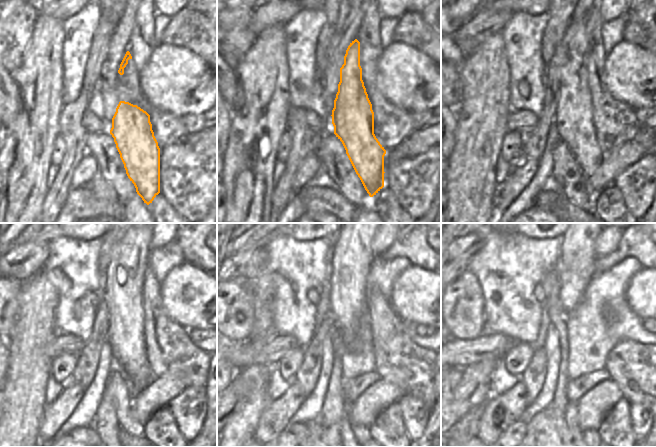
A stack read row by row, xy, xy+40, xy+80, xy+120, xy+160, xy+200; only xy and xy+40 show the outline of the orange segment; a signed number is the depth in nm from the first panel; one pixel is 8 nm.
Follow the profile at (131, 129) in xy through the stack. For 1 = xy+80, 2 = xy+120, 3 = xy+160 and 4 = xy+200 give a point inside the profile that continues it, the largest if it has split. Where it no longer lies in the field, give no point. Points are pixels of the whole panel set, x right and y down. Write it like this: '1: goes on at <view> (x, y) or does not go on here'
1: goes on at xy+80 (574, 117)
2: goes on at xy+120 (130, 258)
3: goes on at xy+160 (352, 256)
4: goes on at xy+200 (575, 267)

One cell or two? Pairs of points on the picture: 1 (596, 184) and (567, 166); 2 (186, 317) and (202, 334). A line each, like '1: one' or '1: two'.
1: two
2: two

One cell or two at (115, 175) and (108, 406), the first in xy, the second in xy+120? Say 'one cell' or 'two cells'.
two cells

